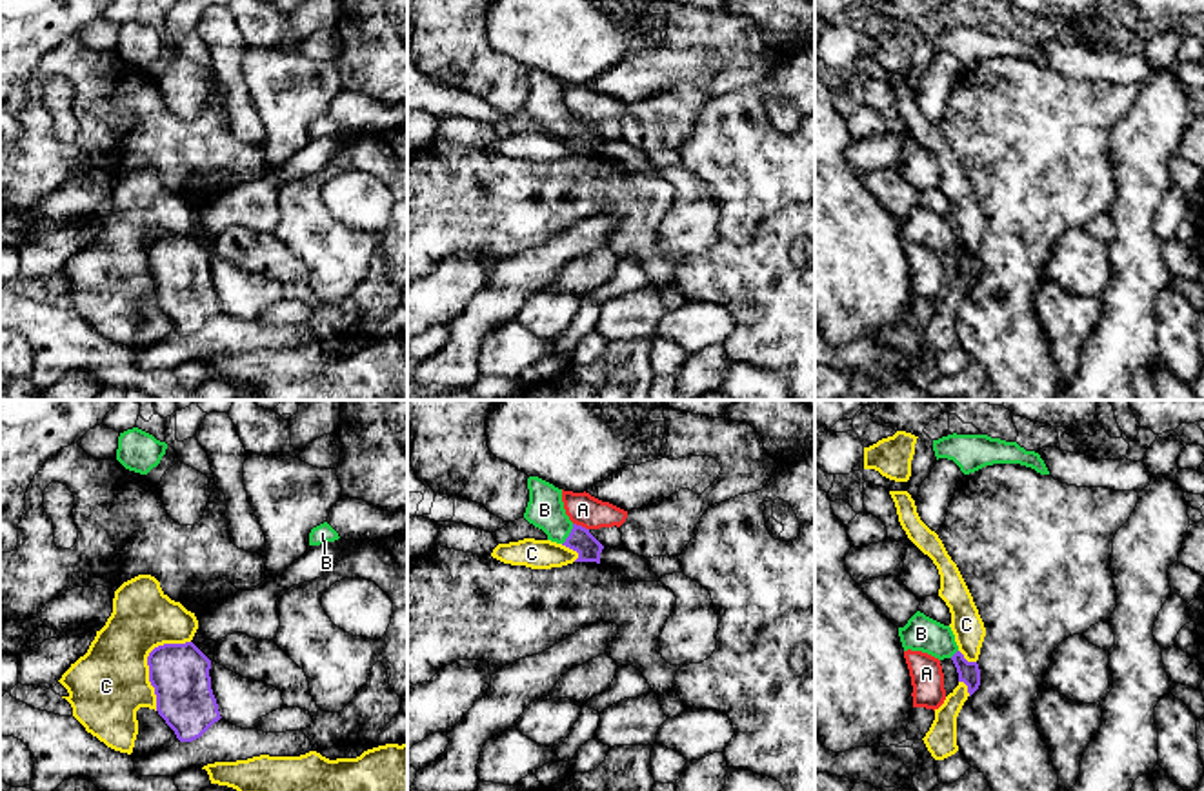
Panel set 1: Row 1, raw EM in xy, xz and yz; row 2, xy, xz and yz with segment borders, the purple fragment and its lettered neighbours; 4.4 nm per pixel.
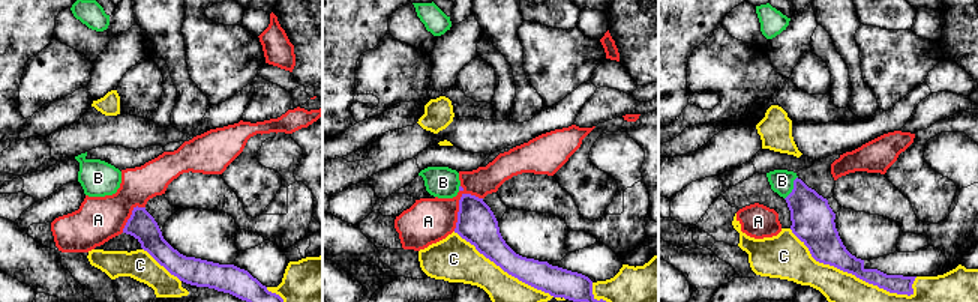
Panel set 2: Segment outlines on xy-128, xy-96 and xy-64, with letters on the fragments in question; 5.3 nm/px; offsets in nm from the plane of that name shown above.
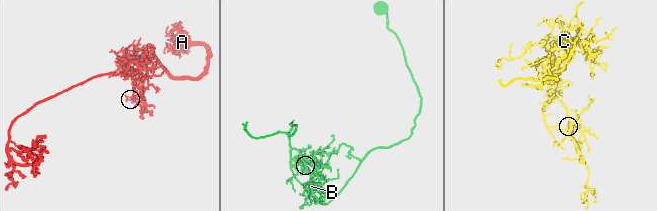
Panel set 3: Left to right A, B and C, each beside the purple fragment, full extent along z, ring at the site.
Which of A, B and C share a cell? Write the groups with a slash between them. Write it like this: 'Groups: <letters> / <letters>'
Groups: A / B / C

